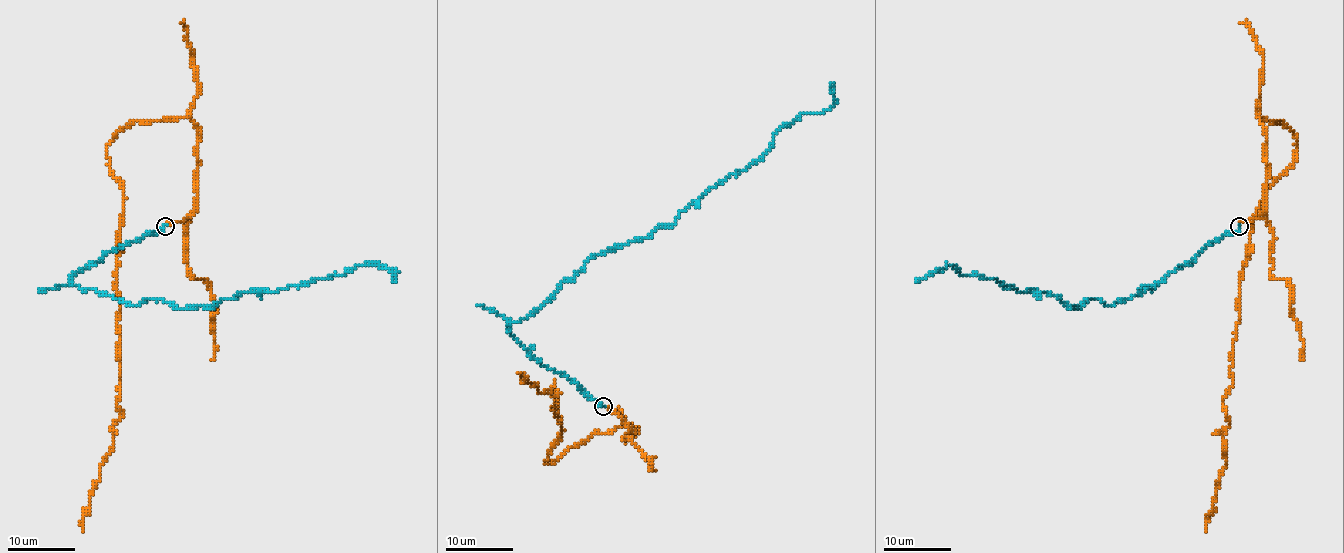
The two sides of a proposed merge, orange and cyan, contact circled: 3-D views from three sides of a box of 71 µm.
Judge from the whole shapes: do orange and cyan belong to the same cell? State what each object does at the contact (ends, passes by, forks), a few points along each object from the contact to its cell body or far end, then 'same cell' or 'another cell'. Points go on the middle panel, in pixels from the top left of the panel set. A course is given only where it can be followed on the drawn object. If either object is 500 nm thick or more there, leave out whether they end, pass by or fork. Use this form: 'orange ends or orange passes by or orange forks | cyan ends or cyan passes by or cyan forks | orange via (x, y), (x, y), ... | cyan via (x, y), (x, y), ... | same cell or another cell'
orange ends | cyan ends | orange via (604, 405), (638, 432), (592, 432), (545, 463), (562, 427), (557, 390), (540, 392), (520, 372) | cyan via (602, 405), (535, 358), (513, 323), (592, 257), (670, 227), (747, 170), (803, 112), (828, 111), (833, 82) | same cell

